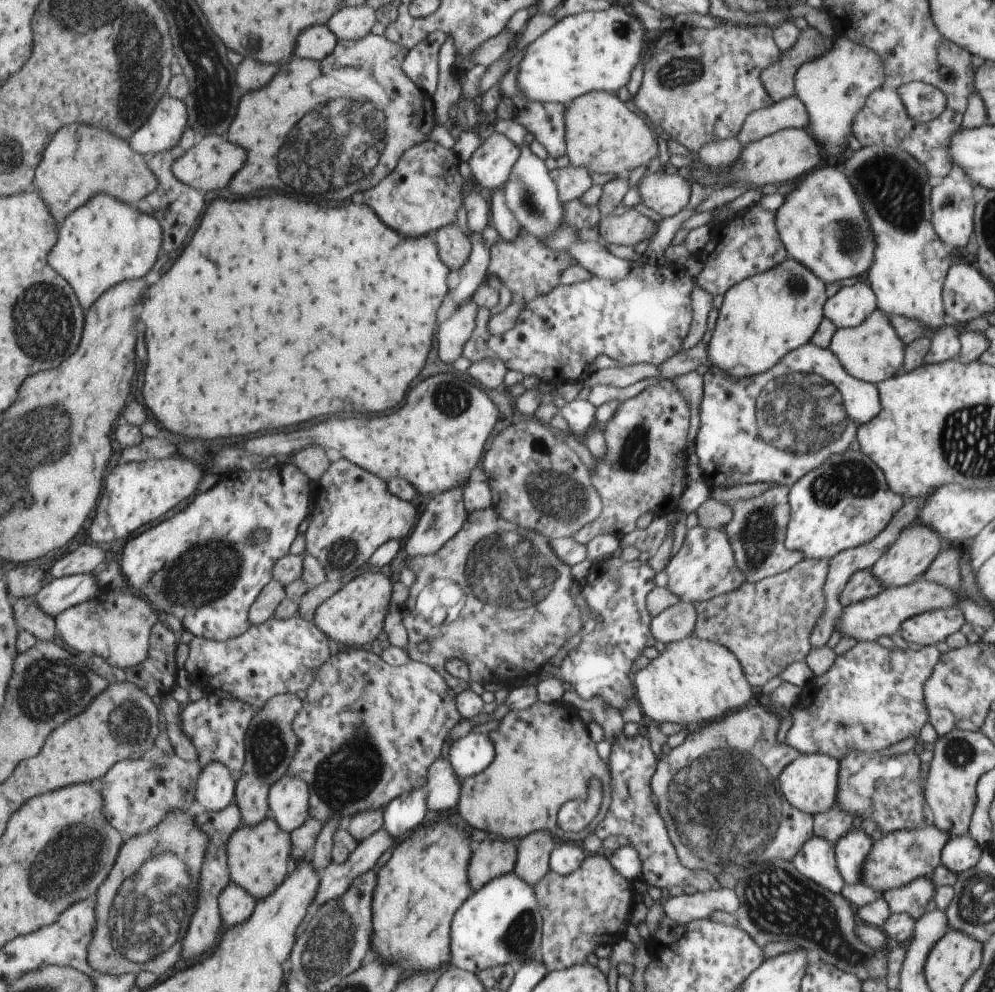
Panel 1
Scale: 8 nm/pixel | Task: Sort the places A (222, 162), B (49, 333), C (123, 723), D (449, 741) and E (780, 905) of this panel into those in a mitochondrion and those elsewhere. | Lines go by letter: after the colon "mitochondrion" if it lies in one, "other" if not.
A: other
B: mitochondrion
C: mitochondrion
D: other
E: mitochondrion

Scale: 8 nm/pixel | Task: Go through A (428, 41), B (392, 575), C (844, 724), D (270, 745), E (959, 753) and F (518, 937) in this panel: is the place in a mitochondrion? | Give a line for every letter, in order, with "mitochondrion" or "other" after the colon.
A: other
B: other
C: mitochondrion
D: mitochondrion
E: mitochondrion
F: mitochondrion

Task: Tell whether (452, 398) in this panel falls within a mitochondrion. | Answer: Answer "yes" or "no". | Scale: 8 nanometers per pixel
yes

